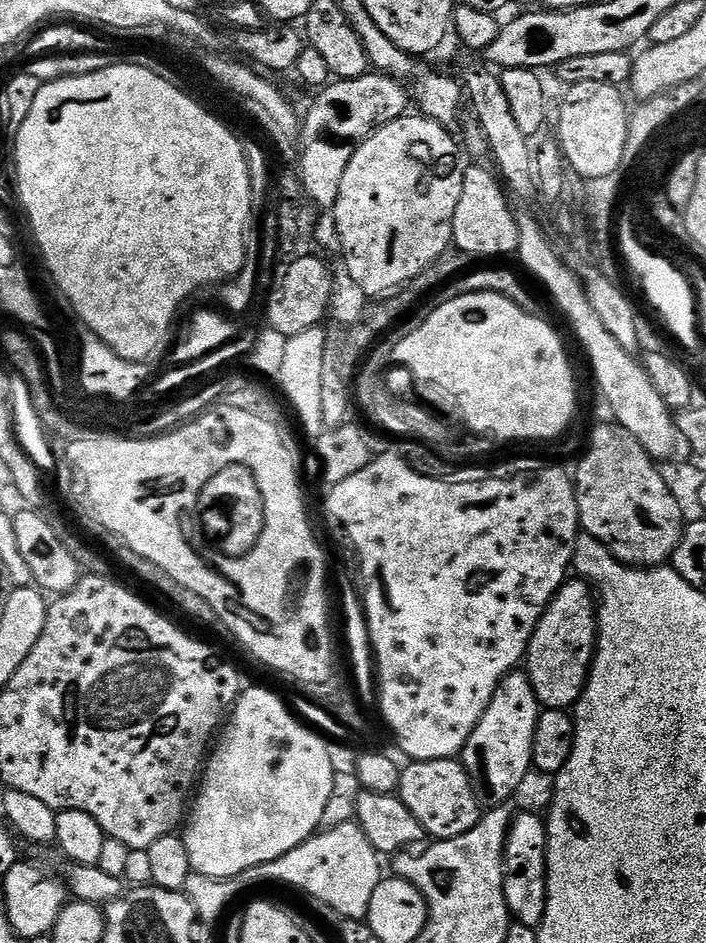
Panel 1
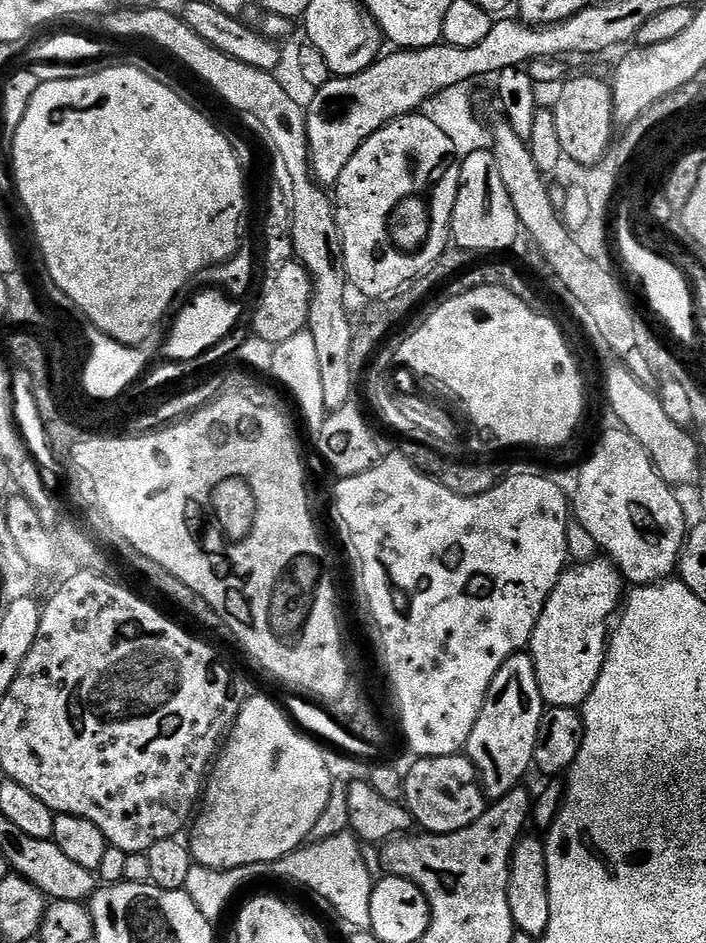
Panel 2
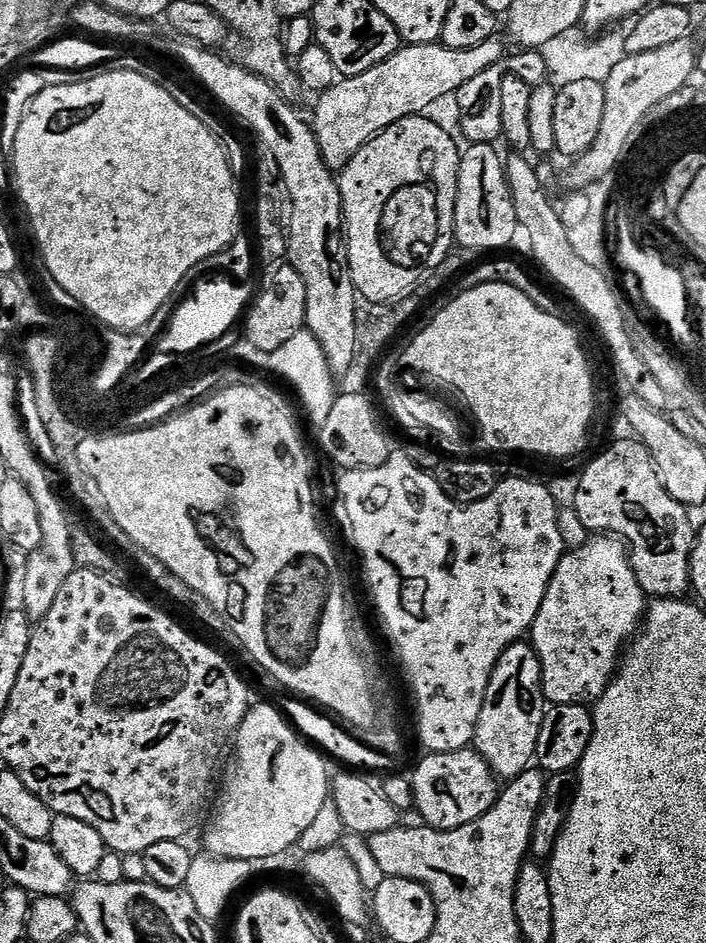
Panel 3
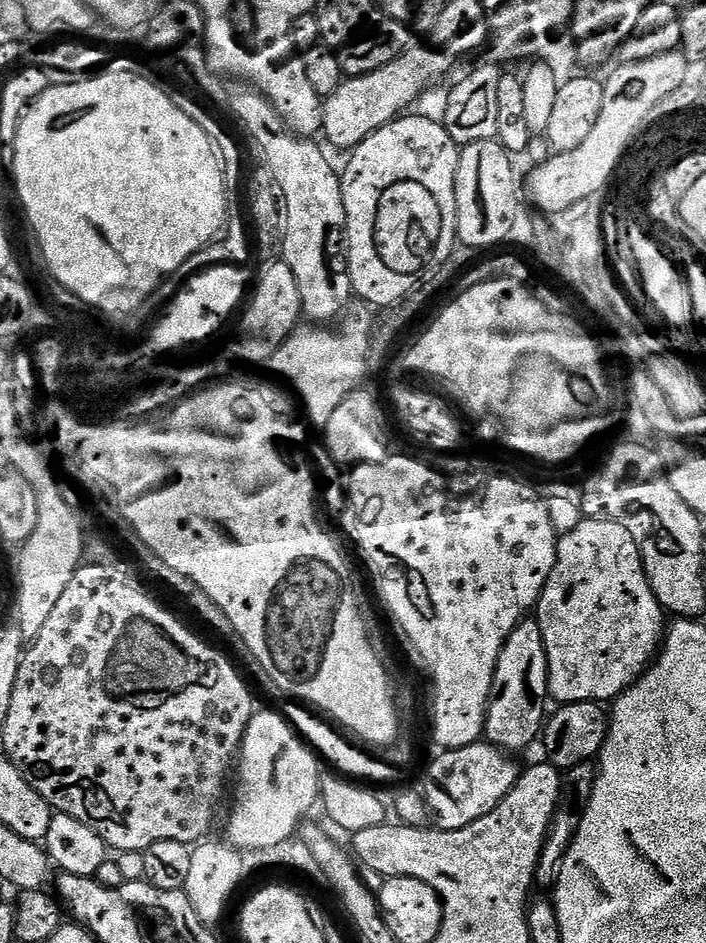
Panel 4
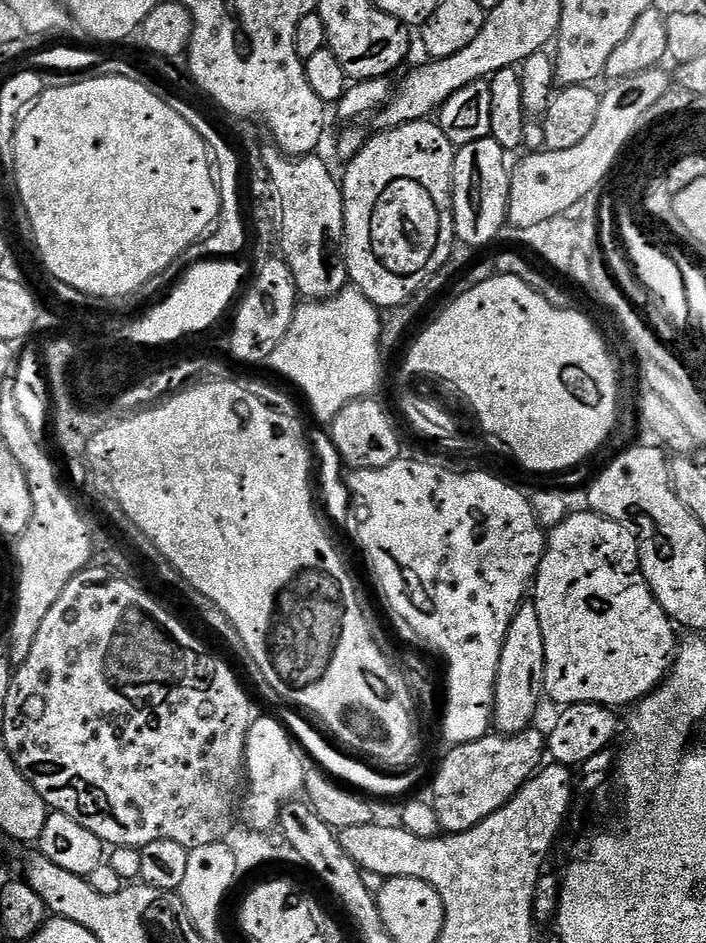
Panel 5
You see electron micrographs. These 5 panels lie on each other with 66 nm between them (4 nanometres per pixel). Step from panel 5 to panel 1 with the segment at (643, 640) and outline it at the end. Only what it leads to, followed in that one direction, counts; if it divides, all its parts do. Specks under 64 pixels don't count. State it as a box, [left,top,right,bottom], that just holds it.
[526,578,597,710]

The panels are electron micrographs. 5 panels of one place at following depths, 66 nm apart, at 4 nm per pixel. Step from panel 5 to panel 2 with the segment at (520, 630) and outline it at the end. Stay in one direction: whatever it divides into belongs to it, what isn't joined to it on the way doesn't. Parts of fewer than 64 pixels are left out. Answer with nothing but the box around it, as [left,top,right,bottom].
[466,651,546,801]

